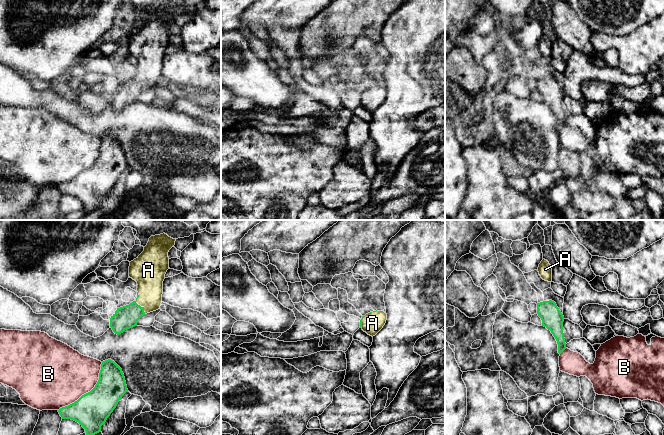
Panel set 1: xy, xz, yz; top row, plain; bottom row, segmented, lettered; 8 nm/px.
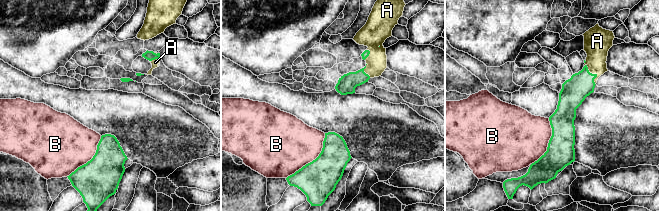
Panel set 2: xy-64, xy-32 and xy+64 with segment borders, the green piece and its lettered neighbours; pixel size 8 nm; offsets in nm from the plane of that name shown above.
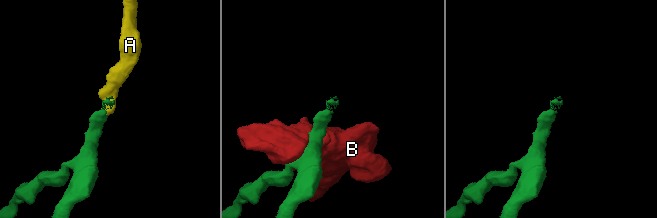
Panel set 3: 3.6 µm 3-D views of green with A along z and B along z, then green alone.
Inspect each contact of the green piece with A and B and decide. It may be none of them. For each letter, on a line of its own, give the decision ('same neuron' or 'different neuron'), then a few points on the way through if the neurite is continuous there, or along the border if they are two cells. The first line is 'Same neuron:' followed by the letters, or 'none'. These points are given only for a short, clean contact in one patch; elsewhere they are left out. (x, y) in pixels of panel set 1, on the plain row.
Same neuron: A
A: same neuron | across xy (126, 93), (136, 79), (149, 66), (149, 51)
B: different neuron

